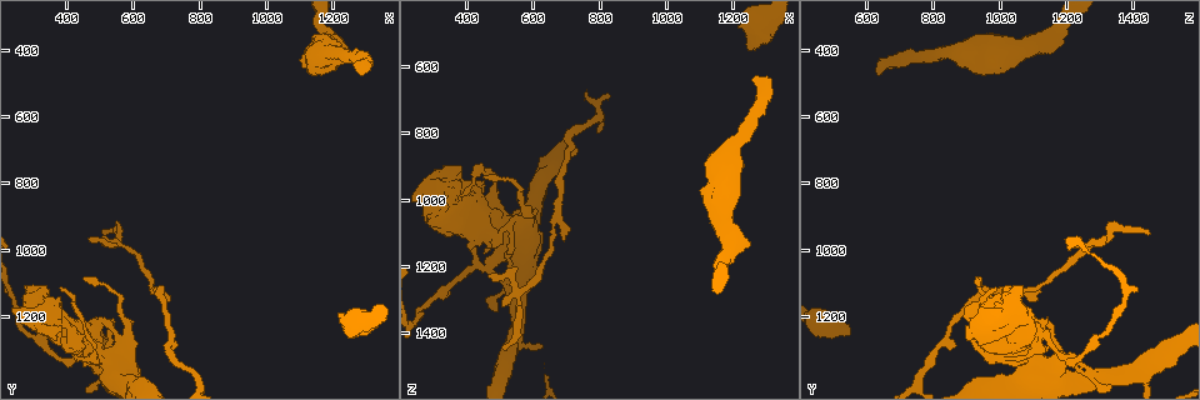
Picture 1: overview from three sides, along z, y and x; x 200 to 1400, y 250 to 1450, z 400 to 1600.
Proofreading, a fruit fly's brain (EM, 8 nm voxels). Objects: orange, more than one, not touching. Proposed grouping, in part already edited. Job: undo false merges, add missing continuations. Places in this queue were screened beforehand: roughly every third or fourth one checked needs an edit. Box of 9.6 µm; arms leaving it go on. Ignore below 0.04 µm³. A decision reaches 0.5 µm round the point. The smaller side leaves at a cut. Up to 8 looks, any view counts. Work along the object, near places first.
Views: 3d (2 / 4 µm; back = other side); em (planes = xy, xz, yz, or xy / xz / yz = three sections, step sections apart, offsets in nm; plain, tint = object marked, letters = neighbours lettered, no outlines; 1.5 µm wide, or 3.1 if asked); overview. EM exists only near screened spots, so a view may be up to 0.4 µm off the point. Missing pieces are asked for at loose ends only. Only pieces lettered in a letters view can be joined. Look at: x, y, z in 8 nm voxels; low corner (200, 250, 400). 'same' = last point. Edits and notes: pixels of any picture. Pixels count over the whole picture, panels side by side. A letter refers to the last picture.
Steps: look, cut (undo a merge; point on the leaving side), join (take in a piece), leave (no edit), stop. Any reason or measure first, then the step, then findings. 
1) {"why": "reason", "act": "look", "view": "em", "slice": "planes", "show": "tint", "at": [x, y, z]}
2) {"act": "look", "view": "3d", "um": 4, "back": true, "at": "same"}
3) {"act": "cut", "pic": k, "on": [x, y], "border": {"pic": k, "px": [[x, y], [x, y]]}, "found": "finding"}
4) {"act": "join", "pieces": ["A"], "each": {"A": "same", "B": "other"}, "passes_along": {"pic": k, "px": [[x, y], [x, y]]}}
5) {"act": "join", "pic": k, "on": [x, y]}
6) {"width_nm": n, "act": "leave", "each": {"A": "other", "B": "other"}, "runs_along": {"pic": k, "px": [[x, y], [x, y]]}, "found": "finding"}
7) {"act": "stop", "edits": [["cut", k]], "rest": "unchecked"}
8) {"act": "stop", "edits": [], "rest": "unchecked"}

{"why": "end of a long branch", "act": "look", "view": "em", "slice": "planes", "show": "letters", "at": [1280, 480, 640]}

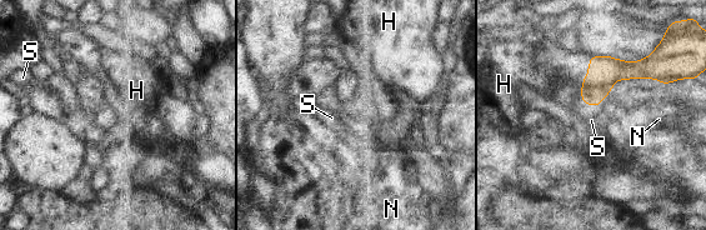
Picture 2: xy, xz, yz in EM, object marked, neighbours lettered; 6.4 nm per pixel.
{"act": "join", "pieces": ["H"], "each": {"H": "same", "N": "other", "S": "other"}, "passes_along": {"pic": 2, "px": [[604, 71], [585, 79], [551, 61]]}, "found": "it goes on there"}

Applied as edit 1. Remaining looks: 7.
{"why": "redraw", "act": "look", "view": "overview"}

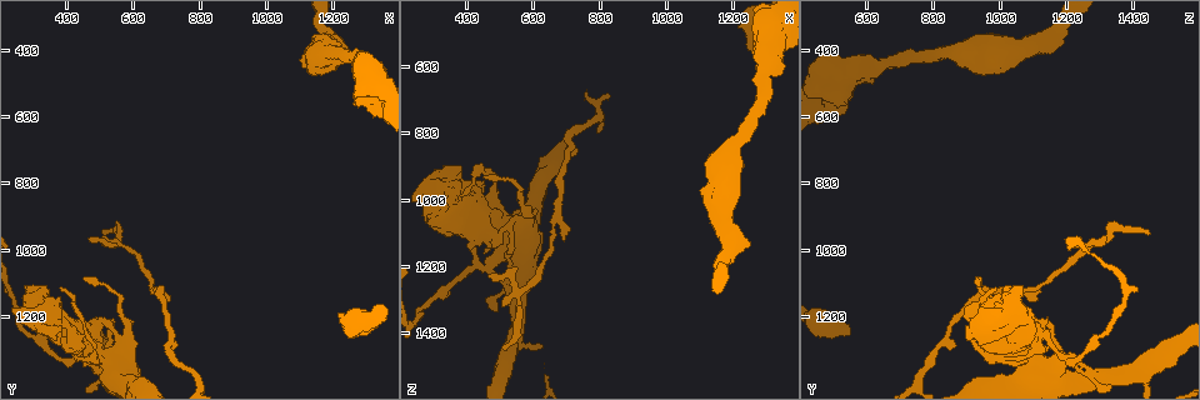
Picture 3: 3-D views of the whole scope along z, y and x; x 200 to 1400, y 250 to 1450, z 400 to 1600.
{"why": "an open end", "act": "look", "view": "em", "slice": "planes", "show": "tint", "at": [1250, 1260, 540]}

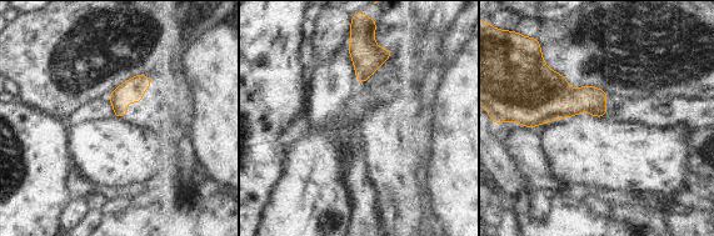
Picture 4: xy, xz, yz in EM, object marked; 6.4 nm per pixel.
{"act": "look", "view": "em", "slice": "planes", "show": "letters", "at": "same"}

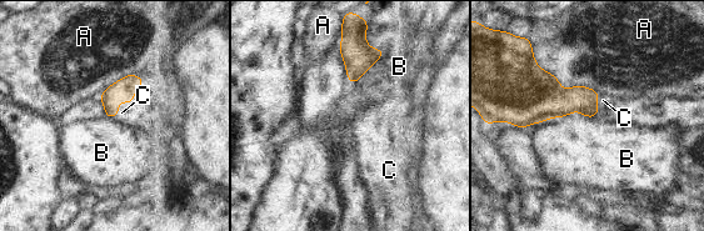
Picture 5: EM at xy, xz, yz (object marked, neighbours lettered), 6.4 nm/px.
{"act": "join", "pieces": ["C"], "each": {"A": "other", "B": "other", "C": "same"}, "passes_along": {"pic": 5, "px": [[558, 103], [597, 105], [603, 100]]}, "found": "it goes on there"}

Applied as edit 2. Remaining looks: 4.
{"why": "tapers out", "act": "look", "view": "em", "slice": "planes", "show": "tint", "at": [450, 1090, 940]}

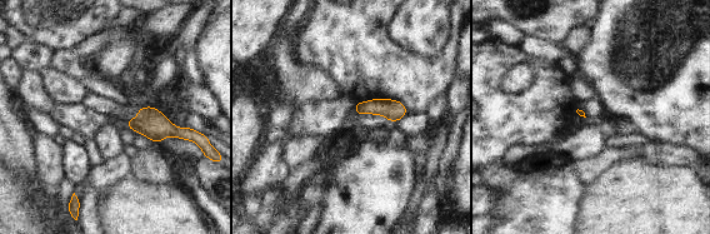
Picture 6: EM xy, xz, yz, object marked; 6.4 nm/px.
{"act": "look", "view": "em", "slice": "planes", "show": "letters", "at": "same"}

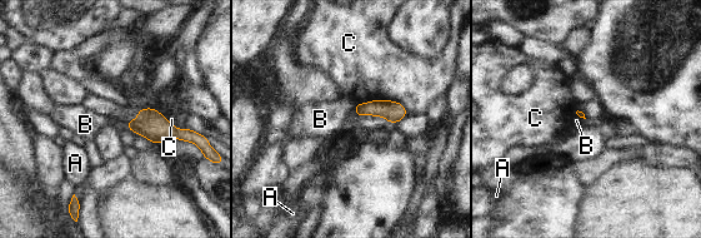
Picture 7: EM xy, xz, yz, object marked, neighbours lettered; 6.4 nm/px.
{"act": "leave", "each": {"A": "other", "B": "other", "C": "other"}, "border": {"pic": 7, "px": [[356, 104], [352, 113]]}, "found": "none of them fits"}

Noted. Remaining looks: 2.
{"act": "stop", "edits": [["join", 2], ["join", 5]], "rest": "unchecked"}

